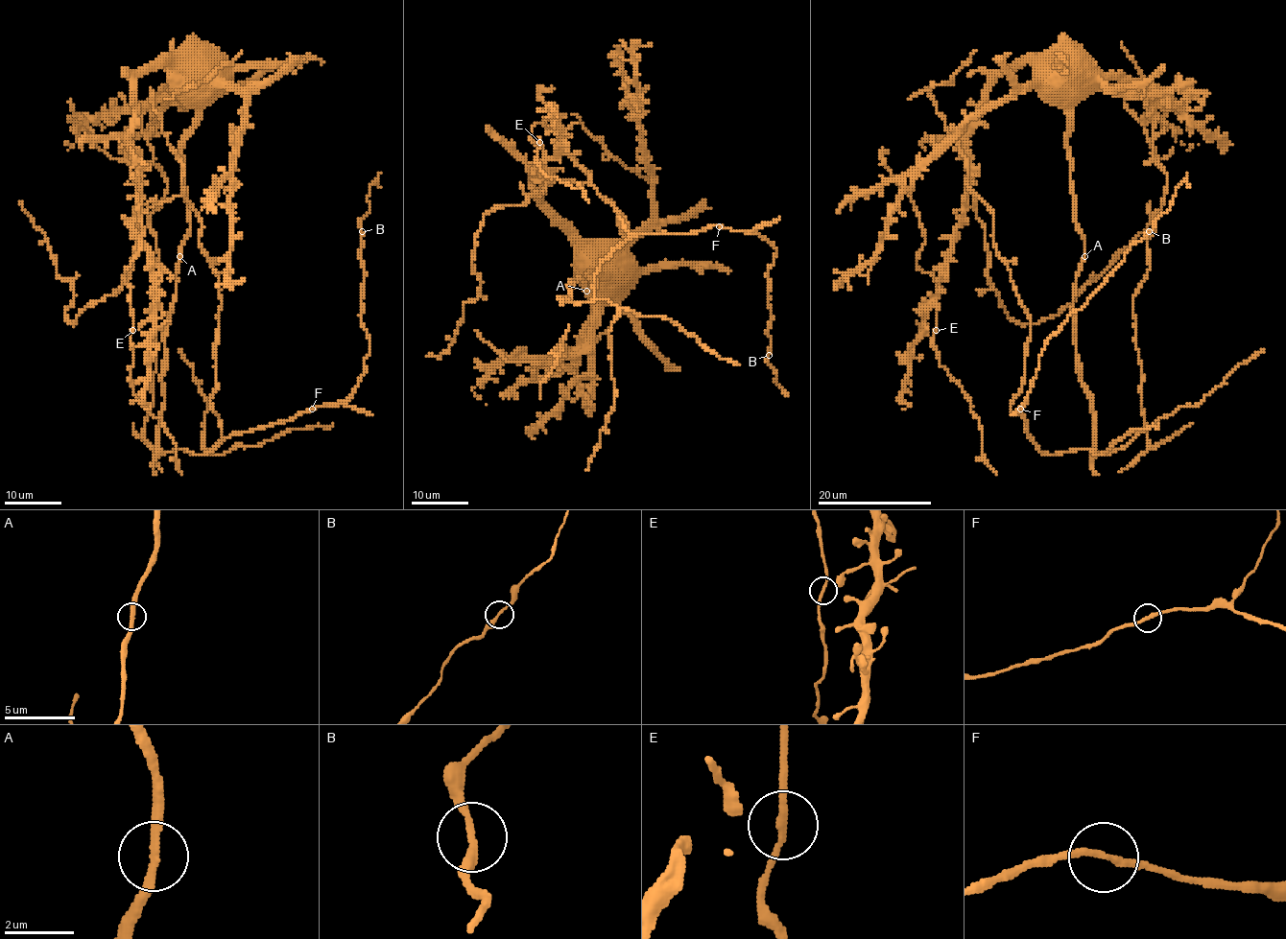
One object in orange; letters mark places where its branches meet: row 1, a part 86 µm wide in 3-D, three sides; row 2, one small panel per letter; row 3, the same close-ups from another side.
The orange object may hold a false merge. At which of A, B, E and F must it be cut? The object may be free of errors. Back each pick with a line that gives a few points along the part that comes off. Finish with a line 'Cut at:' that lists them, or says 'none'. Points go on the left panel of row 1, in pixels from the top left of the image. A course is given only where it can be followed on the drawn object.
Cut at: none

